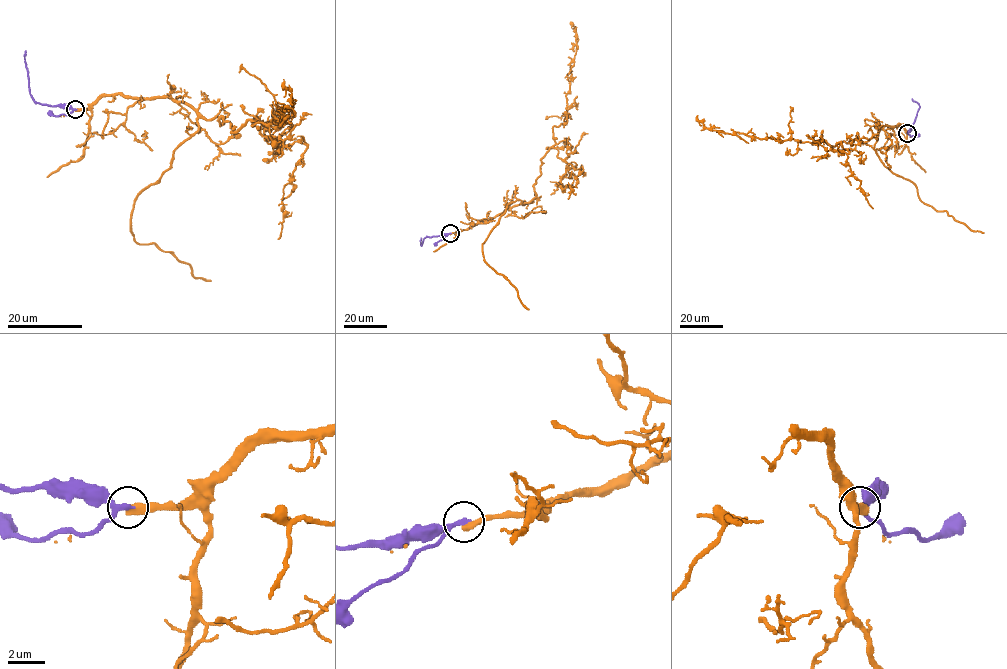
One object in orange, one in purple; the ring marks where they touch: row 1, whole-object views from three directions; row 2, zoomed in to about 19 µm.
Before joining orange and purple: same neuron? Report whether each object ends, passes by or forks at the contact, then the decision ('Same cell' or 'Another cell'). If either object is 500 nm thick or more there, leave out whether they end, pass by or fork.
At the ring orange ends. At the ring purple passes by. Another cell

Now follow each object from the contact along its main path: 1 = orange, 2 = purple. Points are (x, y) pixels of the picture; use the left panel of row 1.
1: (75, 110), (121, 94), (169, 97), (236, 132), (293, 109), (283, 79)
2: (75, 110), (34, 101), (30, 93), (25, 50)

